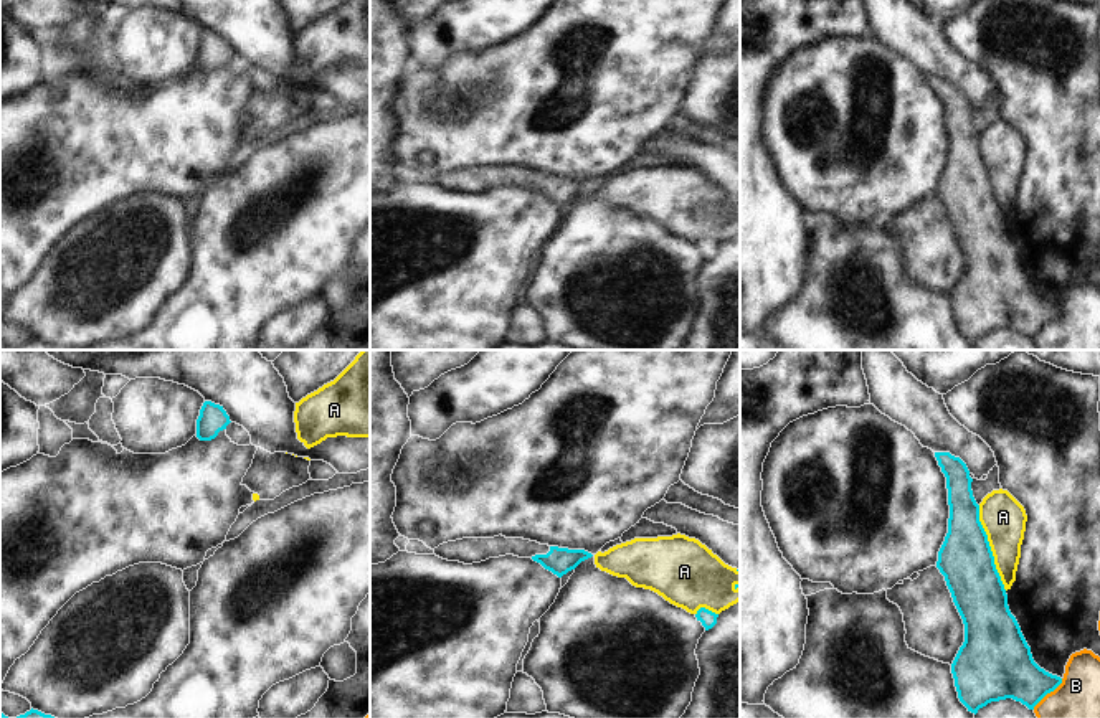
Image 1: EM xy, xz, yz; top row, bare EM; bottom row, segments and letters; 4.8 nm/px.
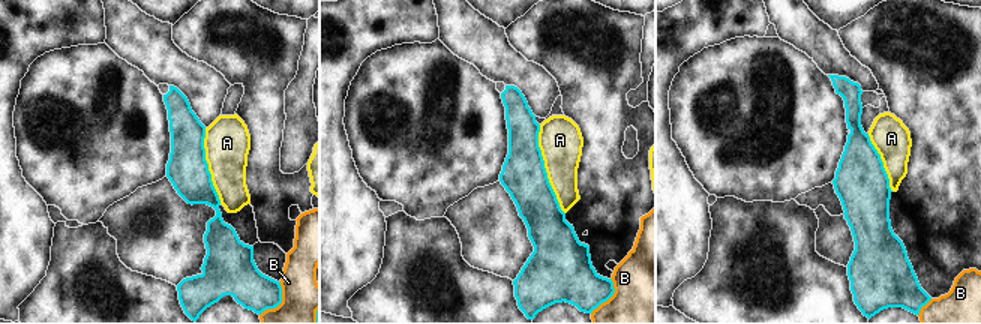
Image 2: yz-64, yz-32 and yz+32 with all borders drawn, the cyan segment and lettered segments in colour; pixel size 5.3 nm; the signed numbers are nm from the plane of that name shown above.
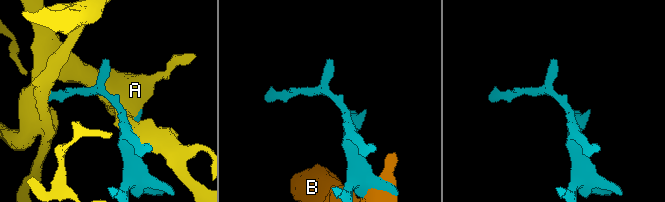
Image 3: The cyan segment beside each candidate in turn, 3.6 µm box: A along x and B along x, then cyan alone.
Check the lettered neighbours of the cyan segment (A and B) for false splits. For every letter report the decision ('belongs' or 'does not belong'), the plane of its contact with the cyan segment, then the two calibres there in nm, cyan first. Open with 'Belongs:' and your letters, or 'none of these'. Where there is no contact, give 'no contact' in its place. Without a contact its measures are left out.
Belongs: none of these
A: does not belong; contact in yz; calibres 260 and 220 nm
B: does not belong; contact in yz; calibres 300 and 300 nm

